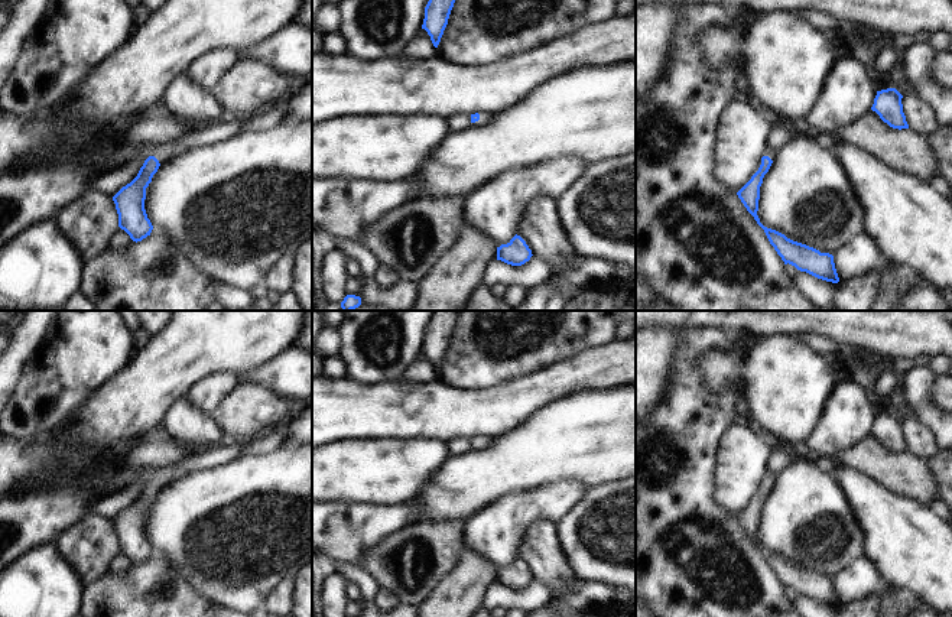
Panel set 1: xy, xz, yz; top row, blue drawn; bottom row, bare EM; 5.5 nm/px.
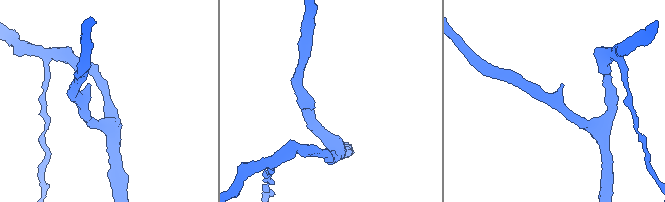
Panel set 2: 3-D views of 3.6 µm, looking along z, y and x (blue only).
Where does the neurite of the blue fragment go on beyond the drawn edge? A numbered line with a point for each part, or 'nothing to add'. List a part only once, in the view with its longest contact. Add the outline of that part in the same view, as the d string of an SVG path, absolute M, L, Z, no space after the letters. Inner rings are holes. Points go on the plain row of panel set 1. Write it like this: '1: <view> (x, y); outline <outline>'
1: xz (484, 441); outline M480 436L480 444L472 446L474 451L484 451L496 441L496 438L490 436Z

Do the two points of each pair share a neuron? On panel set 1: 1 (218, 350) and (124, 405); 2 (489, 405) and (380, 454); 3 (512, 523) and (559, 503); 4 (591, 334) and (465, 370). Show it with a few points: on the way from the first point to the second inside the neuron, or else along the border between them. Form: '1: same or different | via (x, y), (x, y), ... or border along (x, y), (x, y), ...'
1: same | via (195, 350), (187, 350), (175, 359), (148, 386)
2: different | border along (379, 439), (442, 439), (445, 442)
3: same | via (523, 512), (529, 506), (548, 503)
4: same | via (559, 334), (515, 360), (497, 361)

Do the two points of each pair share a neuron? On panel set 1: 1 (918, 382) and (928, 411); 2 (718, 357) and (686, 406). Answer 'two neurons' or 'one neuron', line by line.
1: one neuron
2: two neurons

